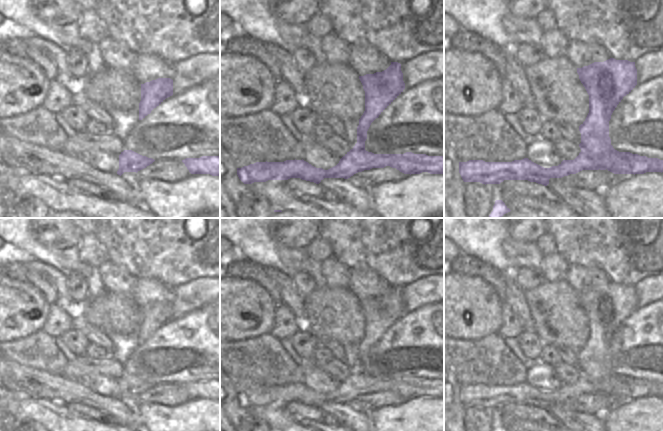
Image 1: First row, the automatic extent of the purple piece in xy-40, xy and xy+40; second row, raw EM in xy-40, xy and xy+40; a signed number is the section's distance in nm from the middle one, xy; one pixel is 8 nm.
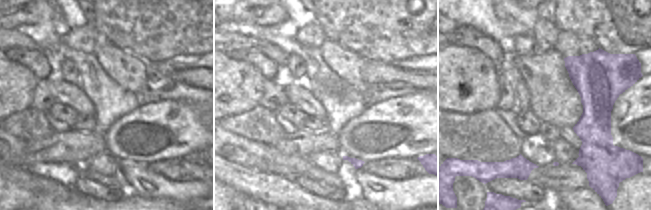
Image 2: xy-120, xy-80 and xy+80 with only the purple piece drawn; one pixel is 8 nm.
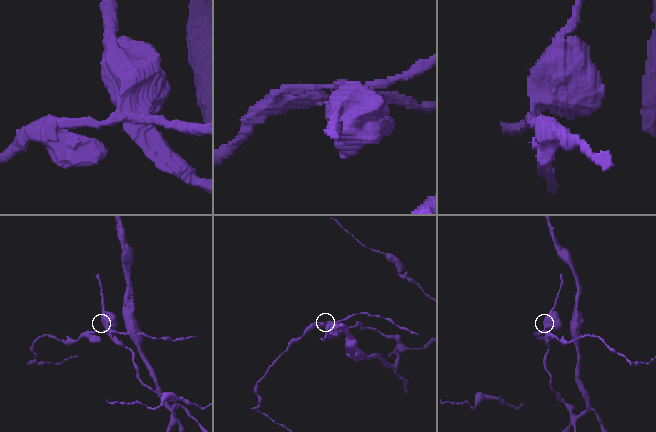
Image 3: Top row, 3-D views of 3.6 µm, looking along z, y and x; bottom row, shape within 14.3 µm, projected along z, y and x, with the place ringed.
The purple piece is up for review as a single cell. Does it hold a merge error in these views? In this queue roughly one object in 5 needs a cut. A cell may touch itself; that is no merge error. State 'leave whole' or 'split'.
split

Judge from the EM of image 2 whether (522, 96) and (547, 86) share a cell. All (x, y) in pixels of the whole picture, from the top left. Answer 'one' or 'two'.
two

